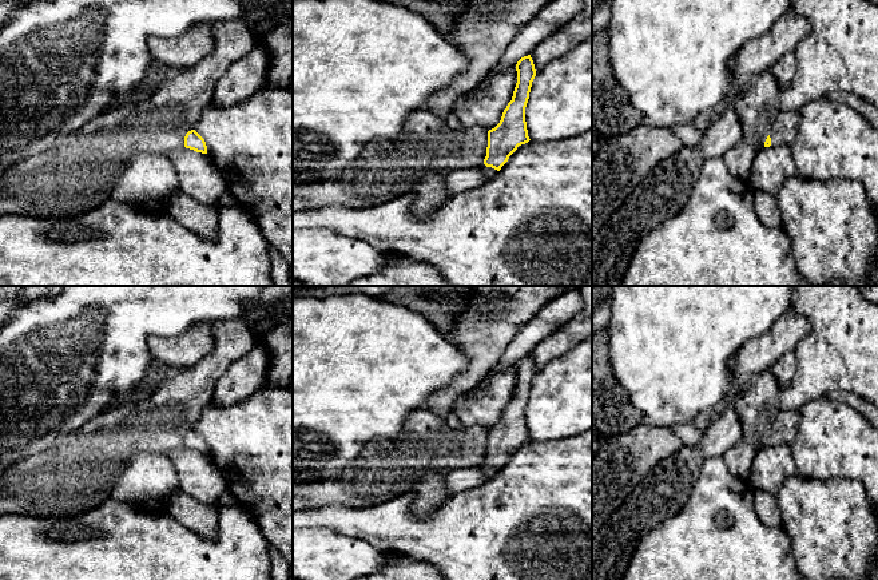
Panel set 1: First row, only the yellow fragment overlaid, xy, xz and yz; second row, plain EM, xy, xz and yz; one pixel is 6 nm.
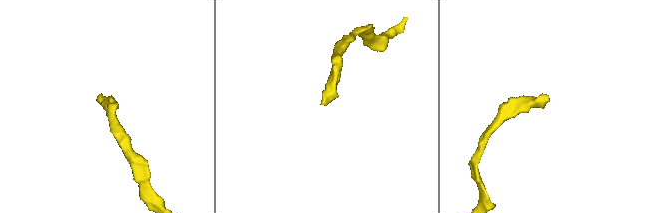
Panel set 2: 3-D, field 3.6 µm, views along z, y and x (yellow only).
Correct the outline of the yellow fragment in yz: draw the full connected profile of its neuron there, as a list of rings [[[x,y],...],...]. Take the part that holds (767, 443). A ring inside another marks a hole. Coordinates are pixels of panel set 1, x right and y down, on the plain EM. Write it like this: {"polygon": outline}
{"polygon": [[[780,410],[764,441],[764,446],[791,444],[798,425],[798,410]]]}

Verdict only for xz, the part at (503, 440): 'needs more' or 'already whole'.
needs more

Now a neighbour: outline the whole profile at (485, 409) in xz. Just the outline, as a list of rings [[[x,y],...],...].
[[[516,365],[490,370],[482,380],[485,385],[477,396],[460,394],[452,404],[462,426],[481,426],[486,430],[494,428],[504,409],[512,400],[517,382]]]

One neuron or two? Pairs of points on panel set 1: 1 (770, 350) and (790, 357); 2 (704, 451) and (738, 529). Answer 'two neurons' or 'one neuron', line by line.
1: two neurons
2: two neurons

